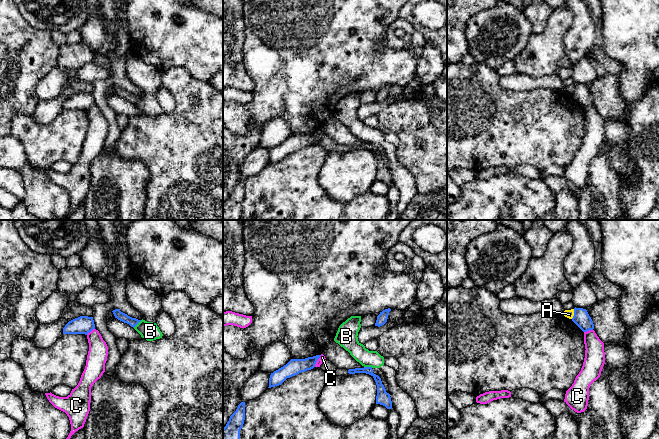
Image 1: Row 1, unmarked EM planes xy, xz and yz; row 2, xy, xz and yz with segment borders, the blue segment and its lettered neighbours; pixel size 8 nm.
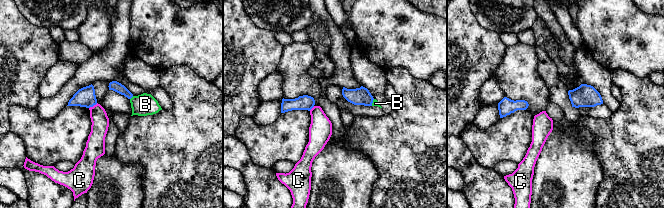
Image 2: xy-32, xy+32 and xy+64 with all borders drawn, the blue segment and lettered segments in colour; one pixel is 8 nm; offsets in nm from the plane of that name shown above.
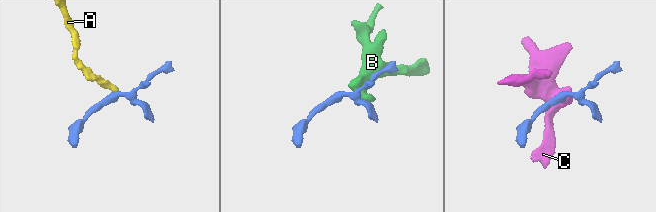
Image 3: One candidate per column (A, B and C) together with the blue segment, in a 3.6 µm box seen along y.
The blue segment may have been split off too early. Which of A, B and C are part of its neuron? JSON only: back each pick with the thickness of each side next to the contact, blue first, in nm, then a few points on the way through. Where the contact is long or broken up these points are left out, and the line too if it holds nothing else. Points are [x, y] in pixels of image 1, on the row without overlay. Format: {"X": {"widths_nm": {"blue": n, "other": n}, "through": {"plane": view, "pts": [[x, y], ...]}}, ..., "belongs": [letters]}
{"A": {"widths_nm": {"blue": 140, "other": 70}, "through": {"plane": "yz", "pts": [[581, 94], [574, 90], [569, 90]]}}, "belongs": ["A"]}

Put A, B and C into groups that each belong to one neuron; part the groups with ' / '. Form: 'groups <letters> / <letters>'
groups A / B C

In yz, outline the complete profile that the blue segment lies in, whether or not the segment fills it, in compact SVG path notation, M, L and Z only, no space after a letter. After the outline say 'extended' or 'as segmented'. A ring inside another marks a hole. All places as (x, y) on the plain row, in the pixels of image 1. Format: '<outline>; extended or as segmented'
M574 84L565 86L565 93L571 95L583 108L594 105L594 100L586 85Z; extended

